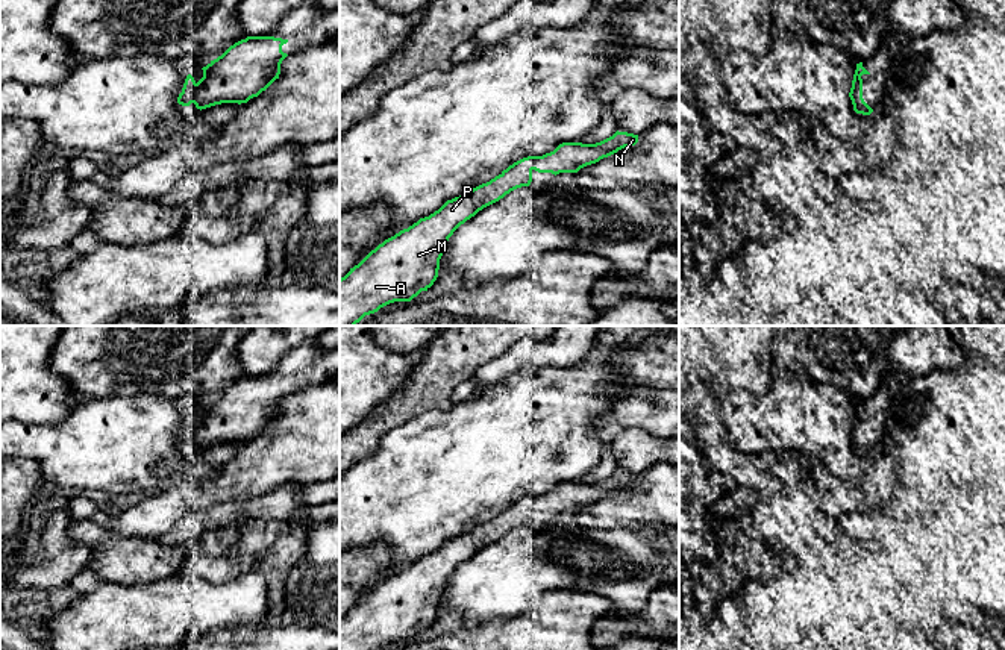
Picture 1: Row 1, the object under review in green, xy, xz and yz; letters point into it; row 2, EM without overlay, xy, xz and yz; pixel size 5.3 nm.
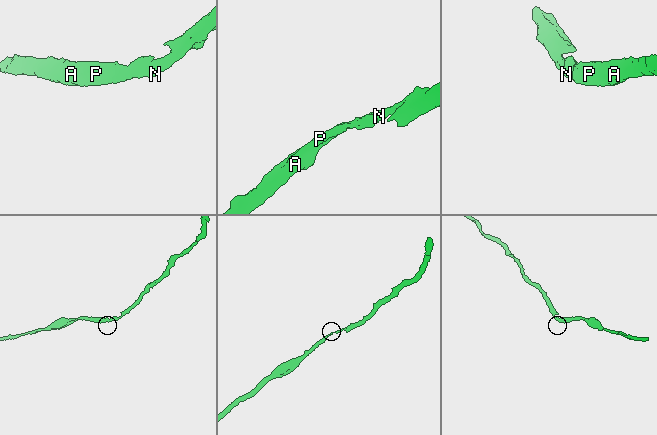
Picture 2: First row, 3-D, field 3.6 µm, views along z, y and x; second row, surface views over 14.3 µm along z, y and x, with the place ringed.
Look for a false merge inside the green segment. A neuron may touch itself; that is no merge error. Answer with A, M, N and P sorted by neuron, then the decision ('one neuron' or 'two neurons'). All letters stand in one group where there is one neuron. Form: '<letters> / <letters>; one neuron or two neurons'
A M N P; one neuron

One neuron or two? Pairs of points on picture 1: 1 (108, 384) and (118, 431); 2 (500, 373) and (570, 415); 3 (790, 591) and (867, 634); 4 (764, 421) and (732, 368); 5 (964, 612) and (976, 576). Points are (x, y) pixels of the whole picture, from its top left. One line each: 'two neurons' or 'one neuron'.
1: two neurons
2: two neurons
3: two neurons
4: two neurons
5: two neurons

